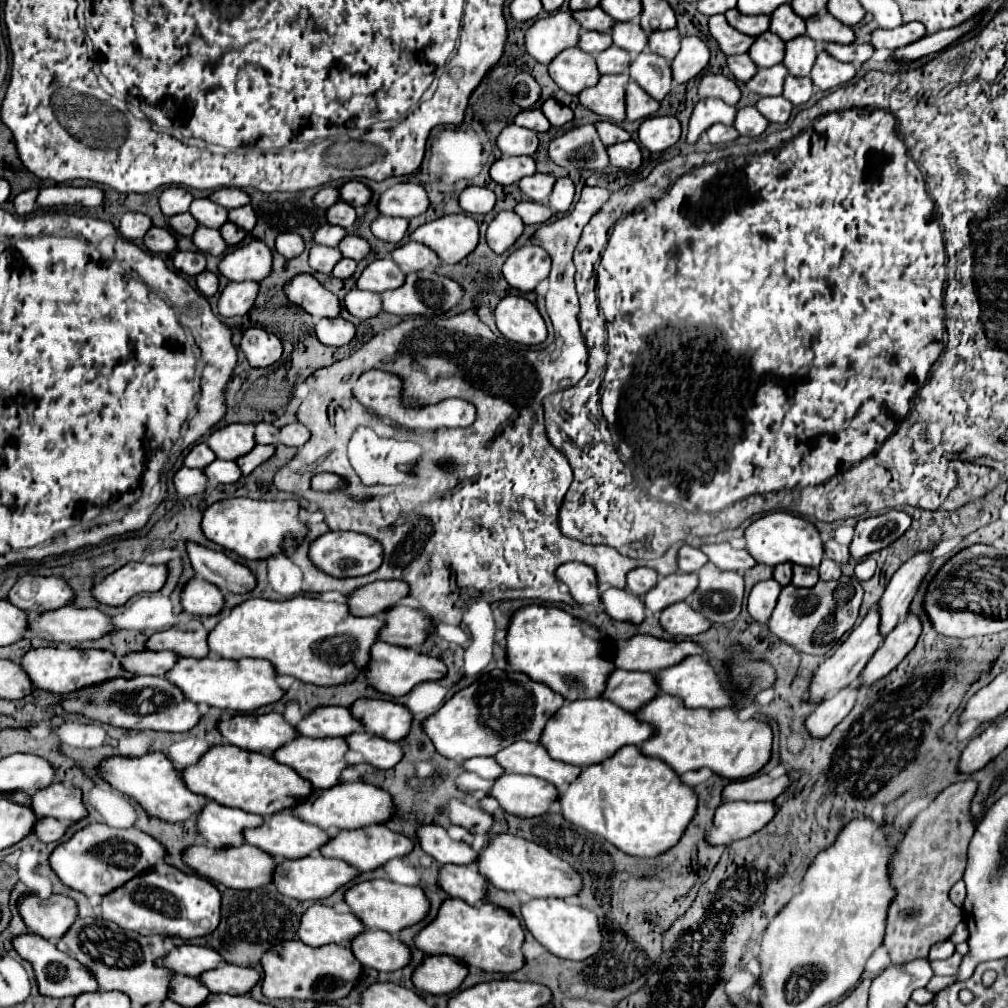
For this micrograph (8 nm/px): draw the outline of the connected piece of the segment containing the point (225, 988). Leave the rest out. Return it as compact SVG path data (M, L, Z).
M222 964L214 970L208 970L206 974L198 976L198 982L202 982L210 992L226 992L226 994L248 994L250 988L258 982L258 972L254 968L242 968L234 964Z

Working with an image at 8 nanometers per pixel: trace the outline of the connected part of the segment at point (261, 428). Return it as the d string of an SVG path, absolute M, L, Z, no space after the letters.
M256 424L256 430L254 430L254 440L256 444L278 444L280 442L280 430L272 424Z

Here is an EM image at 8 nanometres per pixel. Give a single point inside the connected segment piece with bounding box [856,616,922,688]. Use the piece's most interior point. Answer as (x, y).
(901, 640)

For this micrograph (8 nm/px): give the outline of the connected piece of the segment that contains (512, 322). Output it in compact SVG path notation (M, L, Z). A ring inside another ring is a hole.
M504 296L494 310L494 318L498 330L512 342L532 346L546 340L546 324L536 304L524 296Z

